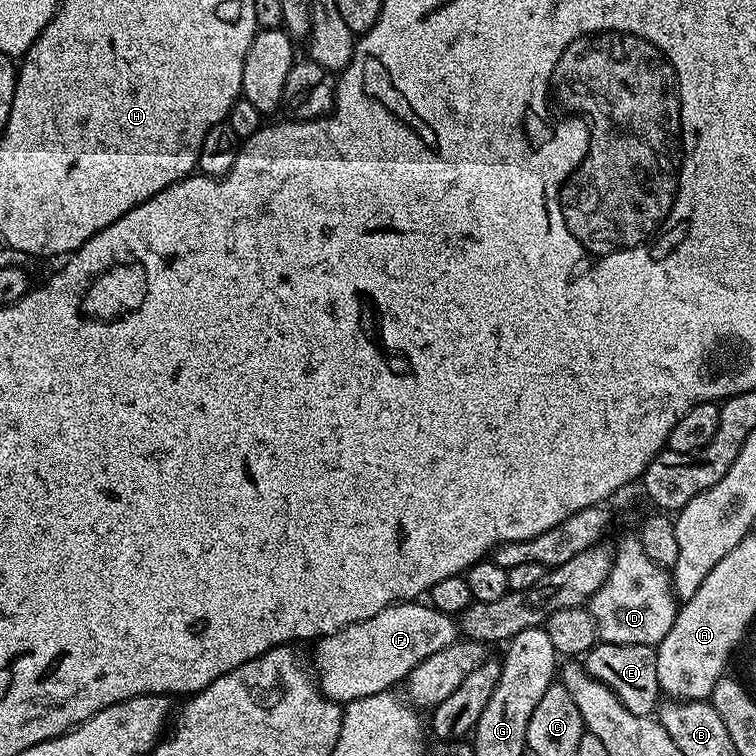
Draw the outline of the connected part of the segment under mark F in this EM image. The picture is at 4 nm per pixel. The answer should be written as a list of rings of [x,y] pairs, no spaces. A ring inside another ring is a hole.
[[[401,602],[391,604],[378,610],[378,614],[374,614],[374,618],[354,622],[334,634],[319,637],[314,644],[316,647],[316,672],[314,671],[314,676],[320,685],[321,692],[329,700],[334,700],[343,706],[350,703],[351,700],[395,689],[397,687],[395,684],[399,680],[400,683],[407,681],[414,666],[418,666],[426,658],[430,658],[430,654],[438,654],[438,650],[450,646],[457,638],[457,621],[446,615],[445,612],[436,611],[431,603]]]

